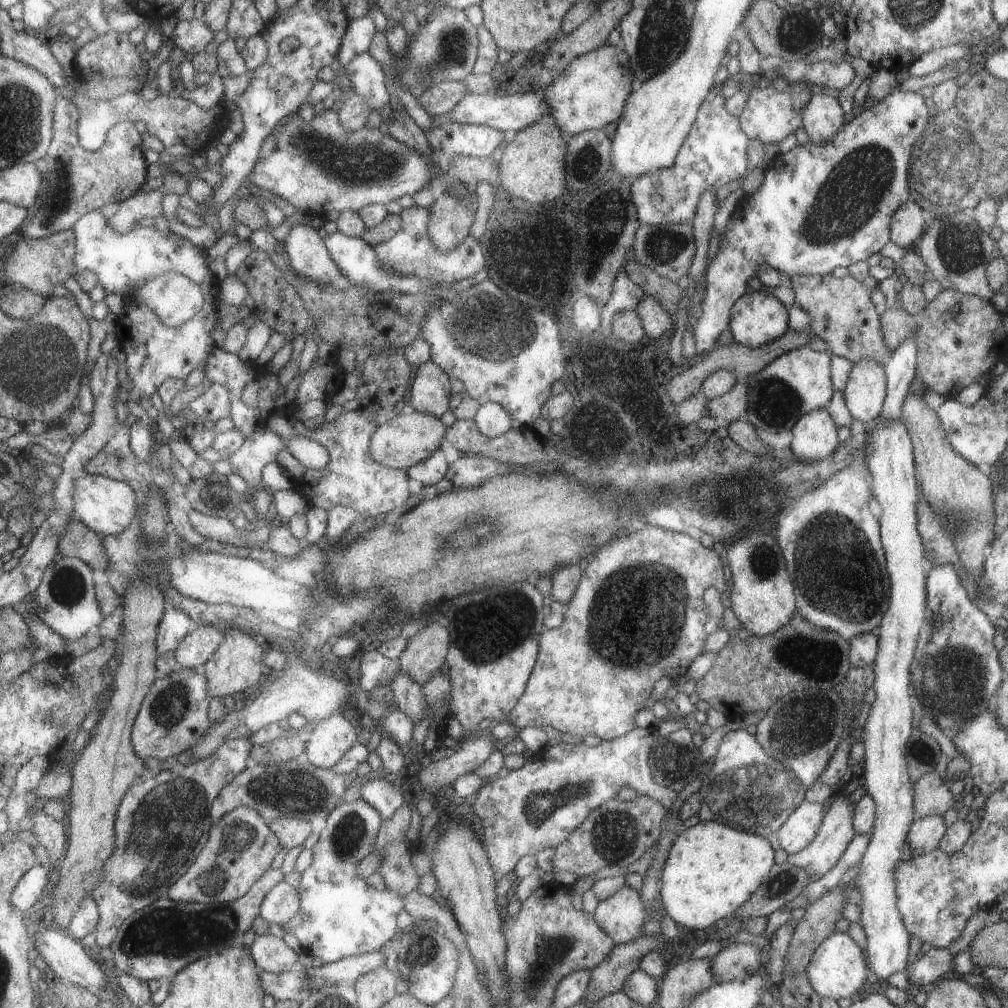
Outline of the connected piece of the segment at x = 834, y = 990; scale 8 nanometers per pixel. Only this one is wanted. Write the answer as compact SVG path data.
M833 932L829 934L817 948L815 954L811 956L811 962L807 966L807 980L809 986L821 996L821 998L831 998L831 1000L843 1000L851 998L863 984L867 984L867 960L861 954L863 950L857 948L857 942L853 942L847 934L843 932Z

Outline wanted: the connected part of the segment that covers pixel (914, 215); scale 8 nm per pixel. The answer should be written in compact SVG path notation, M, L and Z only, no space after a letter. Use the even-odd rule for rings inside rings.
M907 200L899 210L891 216L891 242L903 250L913 248L915 240L919 240L925 232L923 224L923 208L917 206L917 202Z

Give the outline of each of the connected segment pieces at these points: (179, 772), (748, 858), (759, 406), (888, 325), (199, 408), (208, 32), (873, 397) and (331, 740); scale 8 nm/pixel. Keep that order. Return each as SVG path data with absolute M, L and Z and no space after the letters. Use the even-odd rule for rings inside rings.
M227 738L225 744L205 760L189 766L177 762L175 768L163 770L157 776L145 776L137 786L133 784L117 812L117 850L105 864L105 878L91 894L101 912L99 926L93 932L99 948L111 948L125 920L161 896L167 896L169 888L191 870L209 842L213 828L209 812L215 798L247 770L247 758L251 754L253 744L249 740Z
M699 822L677 838L663 874L667 916L689 930L709 930L733 916L761 886L773 866L773 850L765 836L739 832L719 822Z
M807 346L781 354L763 370L745 376L745 380L749 392L749 408L743 420L761 432L765 430L767 434L791 430L803 414L823 410L835 394L831 382L831 354L811 352Z
M885 310L879 318L879 324L881 324L881 334L885 338L885 346L893 352L899 342L909 336L915 328L917 328L917 316L911 316L909 312L905 310Z
M223 384L207 386L207 392L189 404L189 412L195 412L199 422L203 422L203 420L217 422L221 418L231 416L233 404L231 404L229 388L225 388Z
M193 18L193 20L183 20L177 22L175 34L173 34L173 44L181 48L189 58L201 54L209 42L215 38L215 30L203 22L203 18Z
M857 362L843 390L849 416L861 424L879 416L885 400L885 370L877 362Z
M333 714L317 724L307 738L307 758L317 768L333 770L347 752L357 746L357 718L349 714Z

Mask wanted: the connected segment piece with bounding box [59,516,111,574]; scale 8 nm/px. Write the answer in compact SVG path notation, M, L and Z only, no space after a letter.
M75 516L67 518L65 528L59 532L59 556L65 558L81 558L95 572L109 572L111 560L105 548L105 536L91 530L87 524L77 520Z

